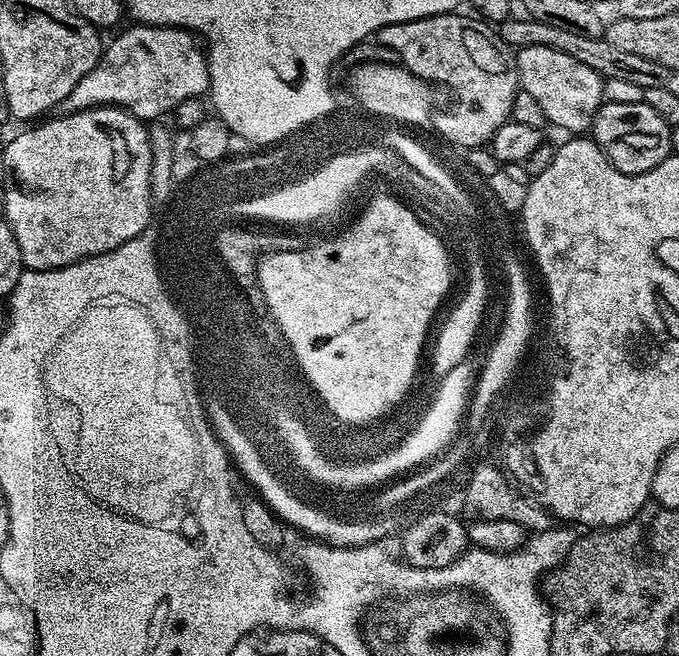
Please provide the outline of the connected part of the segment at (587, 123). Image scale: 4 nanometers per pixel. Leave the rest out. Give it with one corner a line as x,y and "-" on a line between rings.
526,46
516,52
516,75
520,77
520,88
531,94
538,106
546,113
549,125
554,129
561,128
564,134
584,134
592,127
592,120
600,105
605,103
604,80
590,66
578,62
578,58
570,58
570,54
562,54
562,50
554,50
550,46

